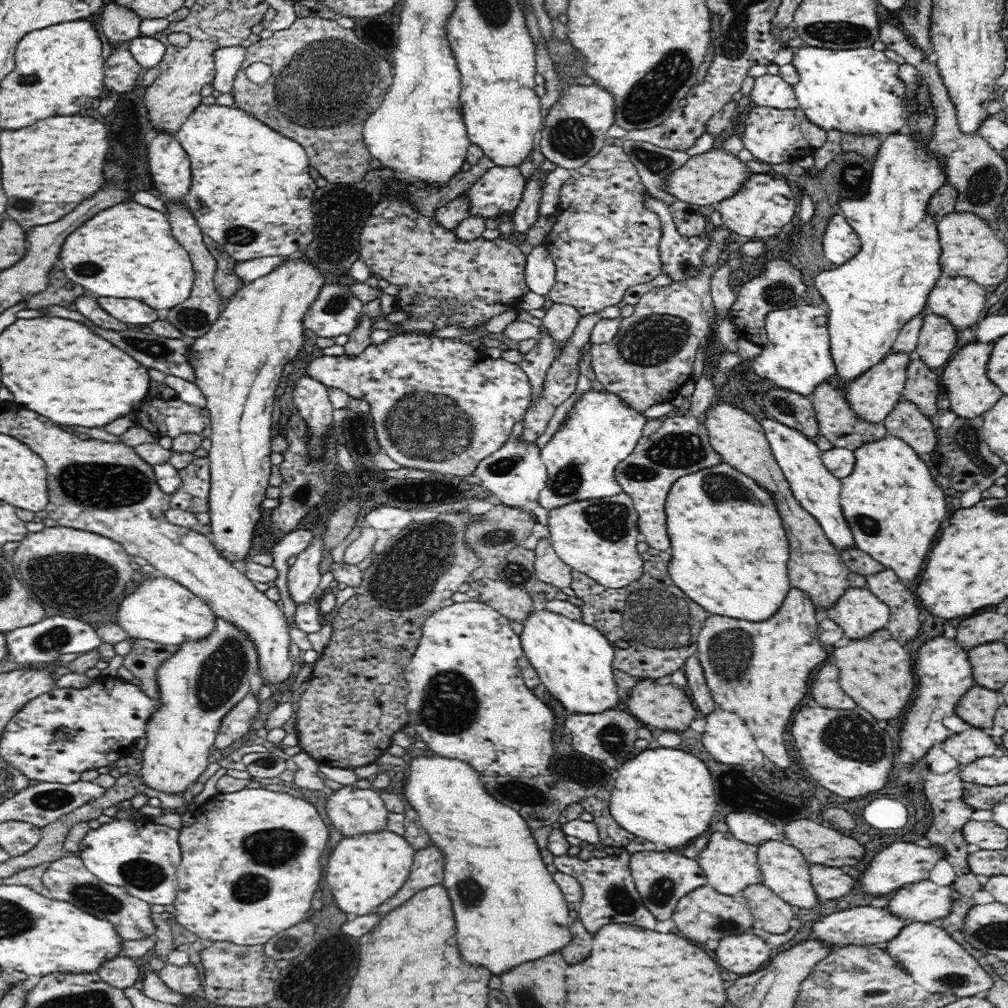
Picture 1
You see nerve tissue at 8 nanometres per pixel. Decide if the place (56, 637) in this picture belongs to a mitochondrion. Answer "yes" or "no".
yes

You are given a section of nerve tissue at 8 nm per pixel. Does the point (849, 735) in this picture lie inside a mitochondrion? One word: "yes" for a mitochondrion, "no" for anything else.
yes

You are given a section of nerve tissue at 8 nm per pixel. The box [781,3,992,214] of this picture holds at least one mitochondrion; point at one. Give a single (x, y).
(830, 32)

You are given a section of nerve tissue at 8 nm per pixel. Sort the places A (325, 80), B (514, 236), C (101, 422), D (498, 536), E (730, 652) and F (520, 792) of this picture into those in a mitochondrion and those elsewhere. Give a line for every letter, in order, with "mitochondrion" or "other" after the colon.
A: mitochondrion
B: other
C: other
D: mitochondrion
E: mitochondrion
F: mitochondrion

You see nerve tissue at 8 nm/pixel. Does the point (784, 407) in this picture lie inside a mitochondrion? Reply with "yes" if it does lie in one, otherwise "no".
yes

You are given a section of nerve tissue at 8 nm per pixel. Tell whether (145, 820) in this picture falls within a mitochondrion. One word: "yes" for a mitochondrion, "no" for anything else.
no

